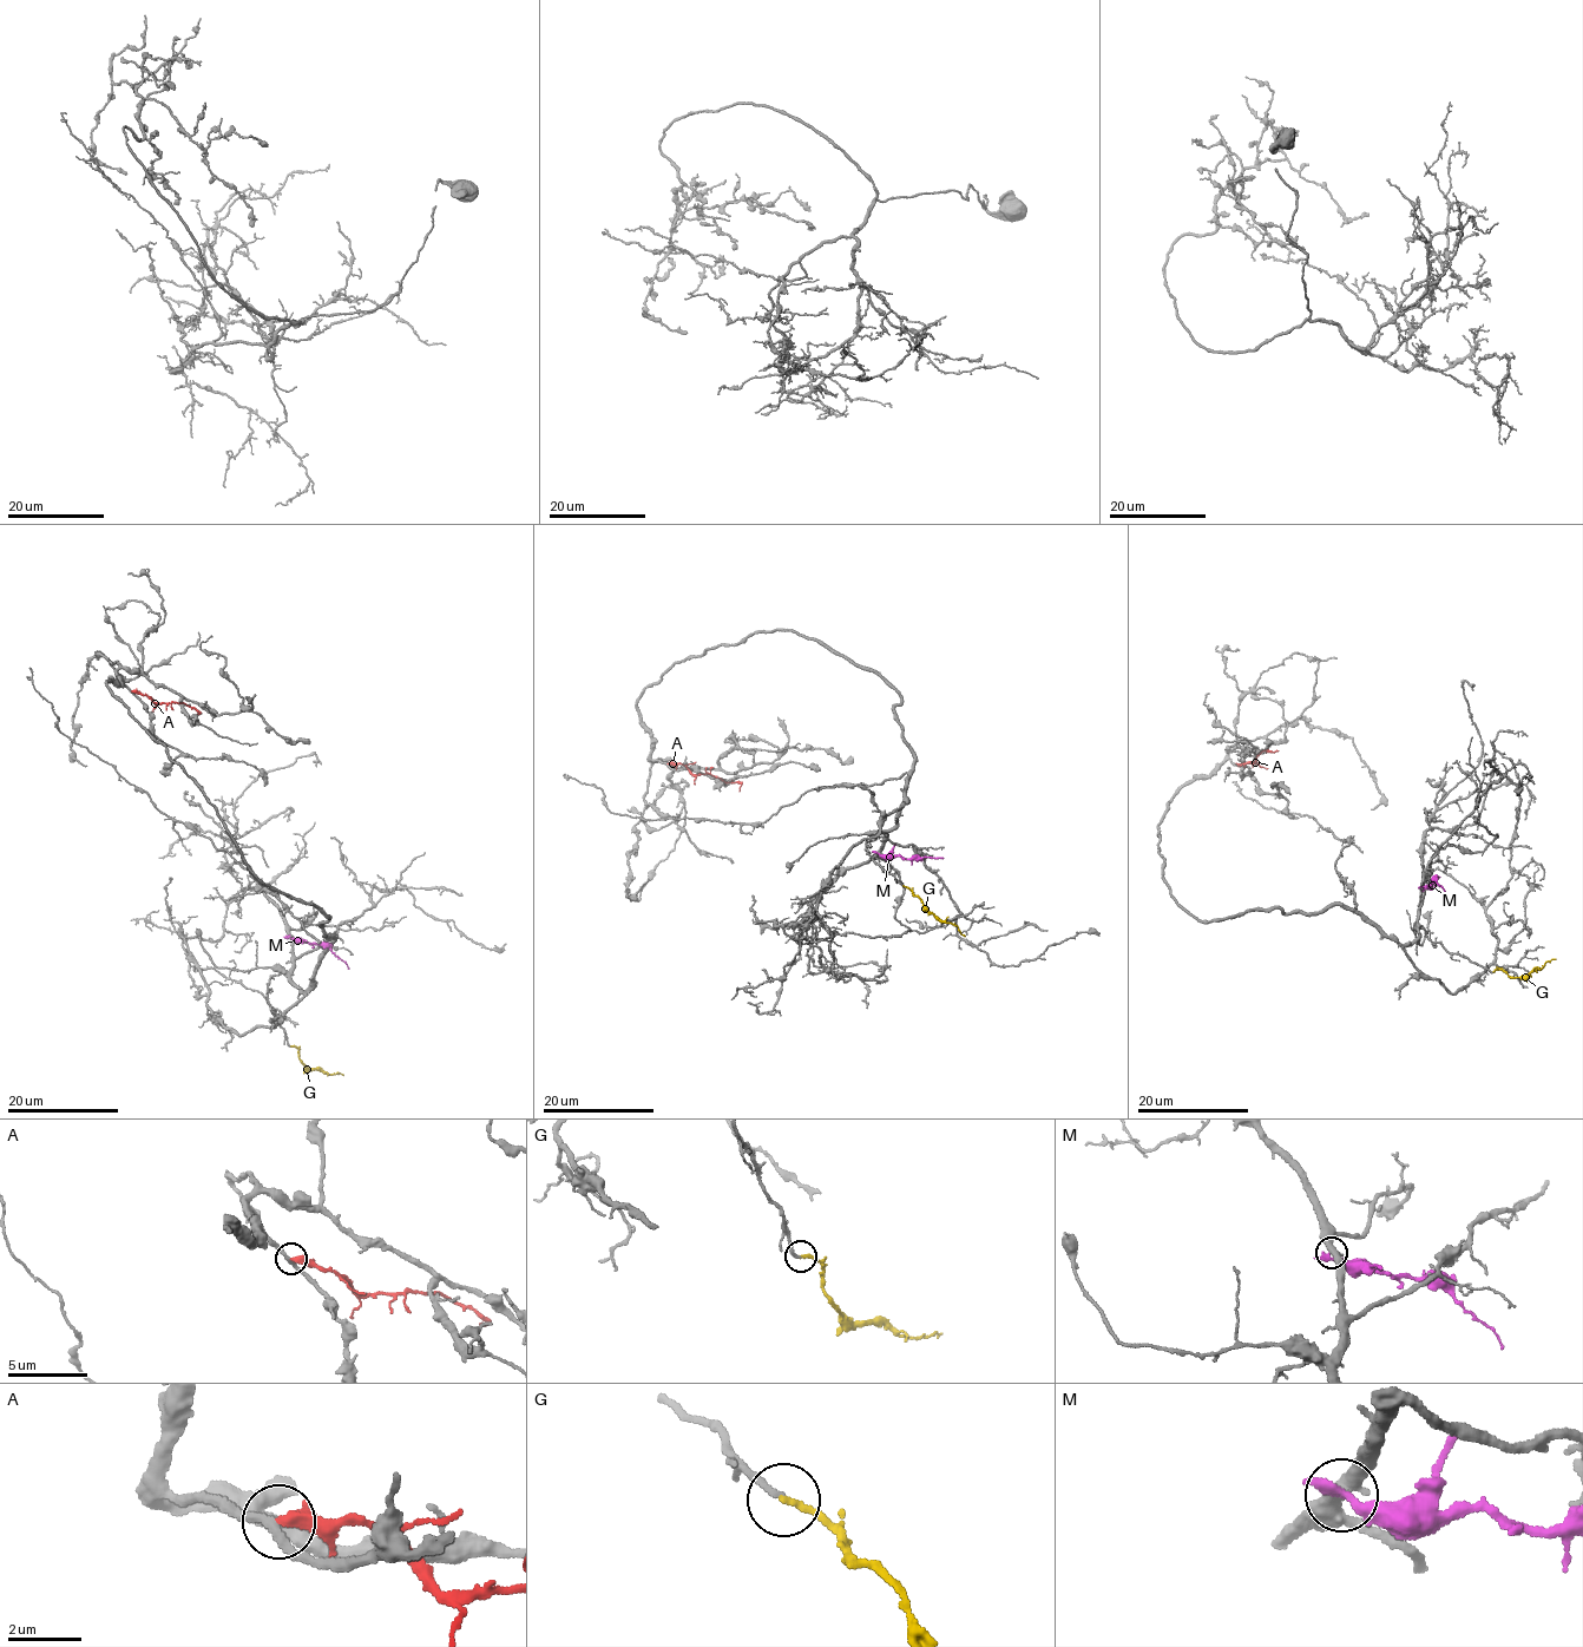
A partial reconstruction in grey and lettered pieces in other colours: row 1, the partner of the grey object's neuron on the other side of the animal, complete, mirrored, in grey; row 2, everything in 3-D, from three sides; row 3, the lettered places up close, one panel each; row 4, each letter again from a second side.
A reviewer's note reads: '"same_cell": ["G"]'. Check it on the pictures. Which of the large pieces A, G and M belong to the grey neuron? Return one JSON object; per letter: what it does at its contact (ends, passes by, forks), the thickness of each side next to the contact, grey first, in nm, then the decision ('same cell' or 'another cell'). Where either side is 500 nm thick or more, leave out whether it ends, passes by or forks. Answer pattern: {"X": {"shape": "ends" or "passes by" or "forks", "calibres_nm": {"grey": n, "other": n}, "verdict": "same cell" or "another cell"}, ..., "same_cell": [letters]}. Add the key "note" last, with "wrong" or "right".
{"A": {"shape": "ends", "calibres_nm": {"grey": 240, "other": 400}, "verdict": "another cell"}, "G": {"shape": "ends", "calibres_nm": {"grey": 180, "other": 190}, "verdict": "same cell"}, "M": {"shape": "ends", "calibres_nm": {"grey": 420, "other": 280}, "verdict": "another cell"}, "same_cell": ["G"], "note": "right"}

